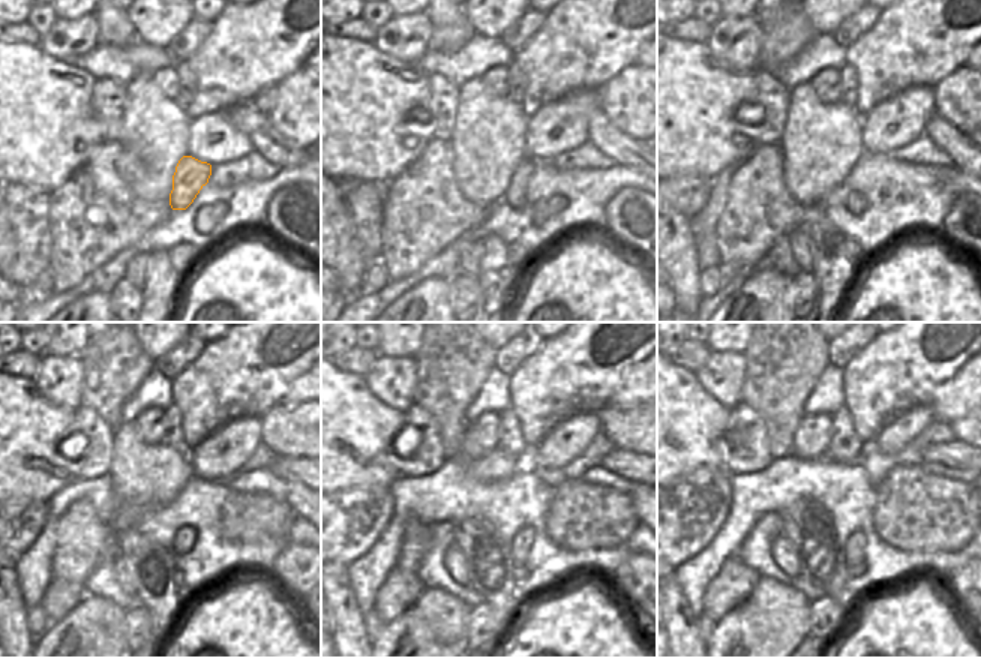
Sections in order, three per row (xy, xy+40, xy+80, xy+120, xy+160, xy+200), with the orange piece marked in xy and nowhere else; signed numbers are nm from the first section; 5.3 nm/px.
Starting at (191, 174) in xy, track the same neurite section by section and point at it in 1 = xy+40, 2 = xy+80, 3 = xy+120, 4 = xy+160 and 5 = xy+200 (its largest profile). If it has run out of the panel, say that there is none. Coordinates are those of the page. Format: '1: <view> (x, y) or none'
1: xy+40 (515, 195)
2: xy+80 (855, 203)
3: xy+120 (185, 538)
4: xy+160 (521, 543)
5: xy+200 (855, 546)

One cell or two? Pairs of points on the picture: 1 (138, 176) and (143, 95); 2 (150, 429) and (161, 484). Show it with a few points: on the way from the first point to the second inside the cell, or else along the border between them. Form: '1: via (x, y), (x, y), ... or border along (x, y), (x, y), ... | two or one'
1: via (143, 156), (143, 114) | one
2: border along (132, 423), (137, 435), (144, 442), (161, 442) | two

